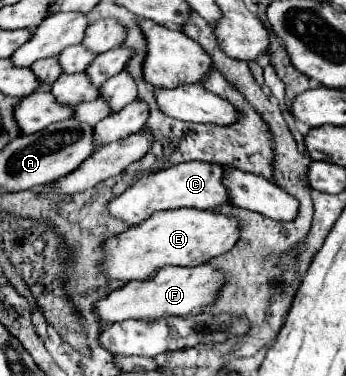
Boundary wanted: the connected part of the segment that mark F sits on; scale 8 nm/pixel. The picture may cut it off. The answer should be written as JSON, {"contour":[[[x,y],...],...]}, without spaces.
{"contour":[[[165,266],[153,278],[147,280],[131,280],[125,286],[111,290],[107,296],[99,298],[93,304],[93,314],[101,324],[115,324],[121,320],[155,320],[165,316],[179,316],[187,318],[189,314],[197,312],[203,304],[211,302],[215,292],[225,284],[223,272],[213,270],[211,266],[193,266],[193,268],[179,268],[179,266]]]}

